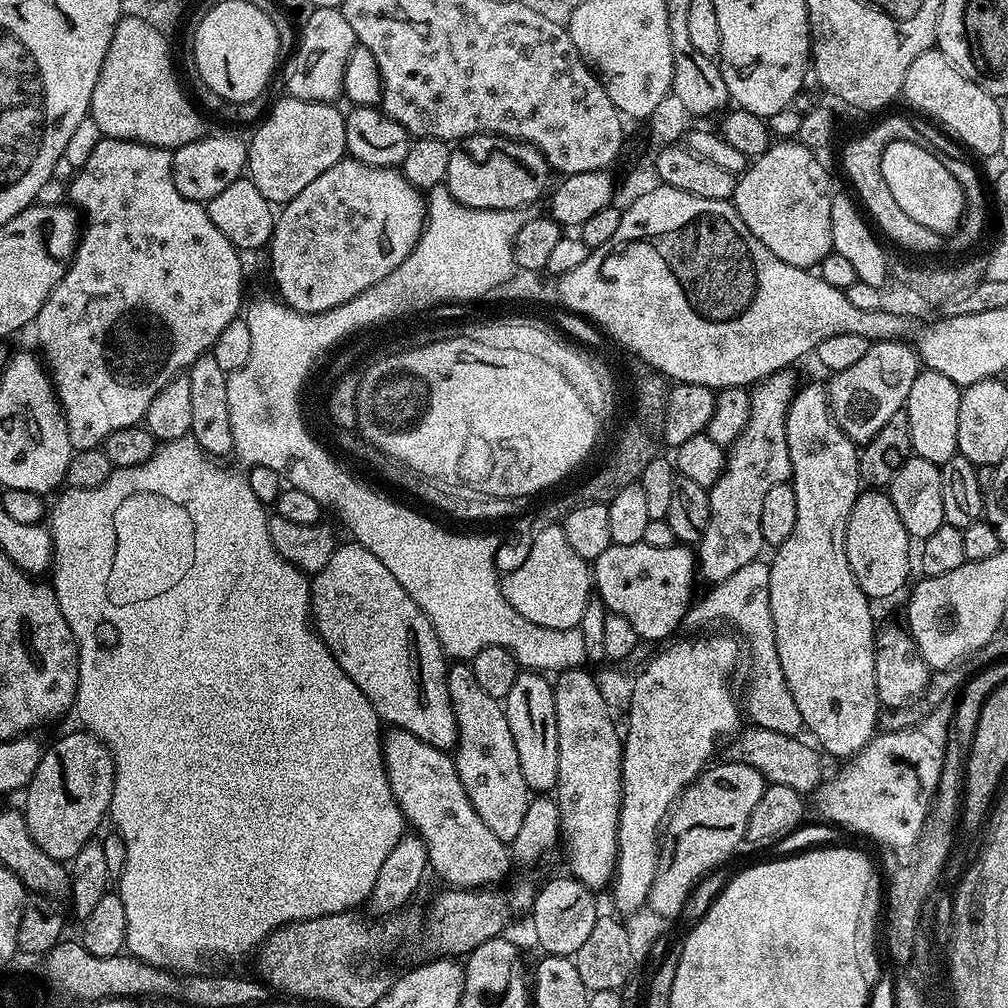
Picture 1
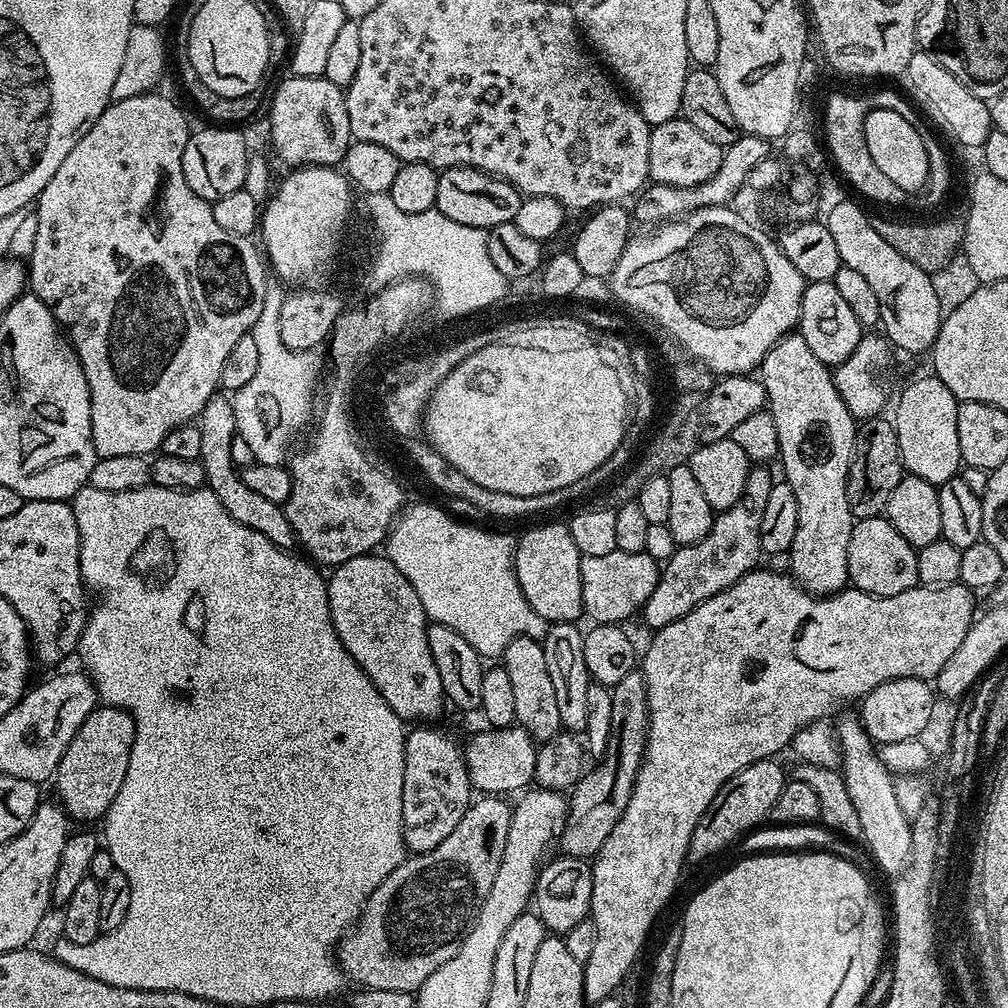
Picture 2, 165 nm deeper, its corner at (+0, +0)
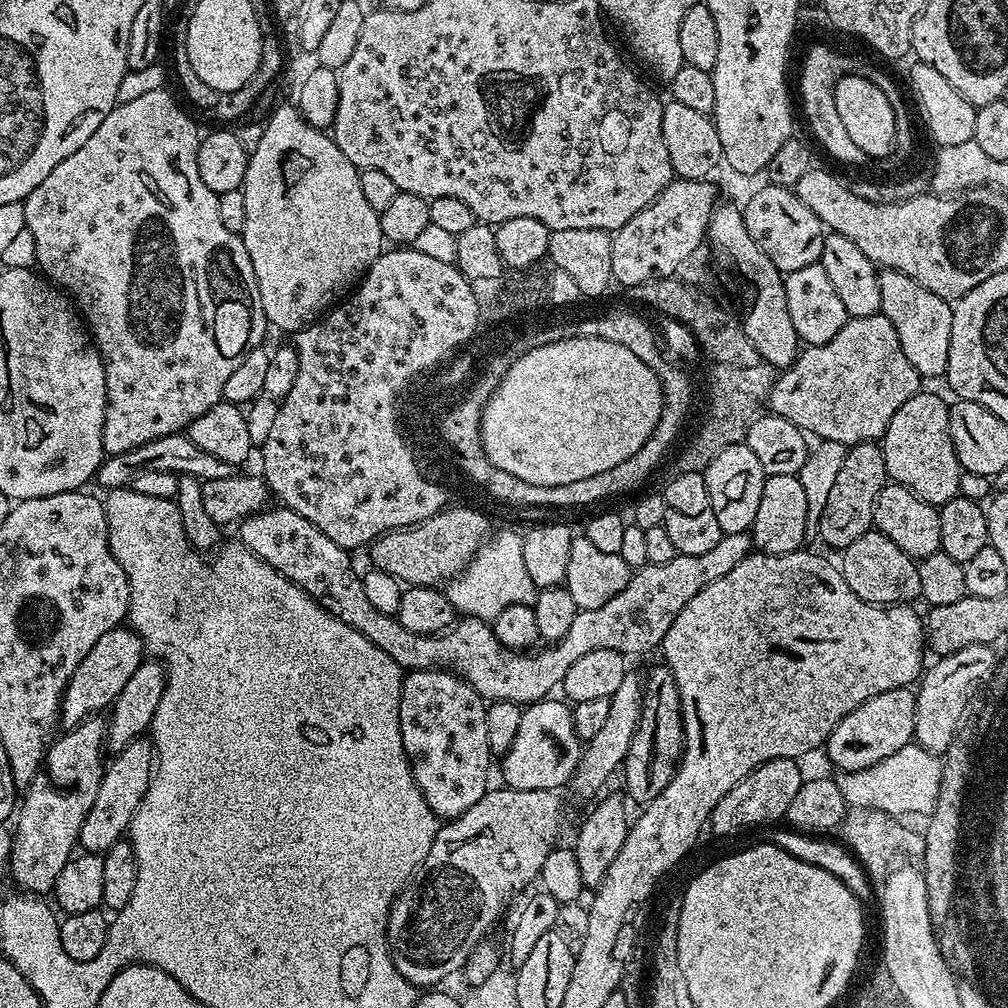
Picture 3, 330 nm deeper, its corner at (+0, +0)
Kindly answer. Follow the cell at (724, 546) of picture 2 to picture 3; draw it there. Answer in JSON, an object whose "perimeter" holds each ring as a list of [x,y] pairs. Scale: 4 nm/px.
{"perimeter":[[[269,506],[263,512],[241,520],[238,531],[239,543],[245,544],[255,556],[274,566],[274,570],[294,582],[294,586],[298,586],[312,600],[317,600],[331,616],[346,622],[346,626],[353,628],[359,636],[374,642],[382,654],[390,654],[402,670],[417,672],[442,668],[468,681],[486,702],[514,702],[521,706],[549,699],[555,693],[552,691],[563,685],[566,670],[570,670],[578,658],[593,650],[618,650],[625,658],[640,656],[655,648],[657,651],[663,645],[666,630],[670,630],[674,618],[682,614],[686,602],[690,602],[698,590],[706,590],[710,582],[718,582],[718,578],[730,574],[730,570],[734,570],[734,566],[738,566],[738,562],[742,562],[742,558],[746,558],[754,548],[748,532],[721,535],[718,546],[714,546],[714,550],[706,550],[706,554],[678,554],[670,558],[670,562],[648,563],[644,568],[635,569],[628,585],[618,590],[610,602],[594,610],[579,609],[570,630],[566,630],[561,640],[549,643],[533,654],[528,650],[502,646],[491,623],[473,616],[457,619],[447,632],[435,636],[423,636],[406,630],[395,615],[374,610],[366,598],[364,581],[358,572],[356,576],[356,568],[348,557],[351,556],[349,549],[326,538],[314,522],[302,518],[302,514],[294,510]]]}

